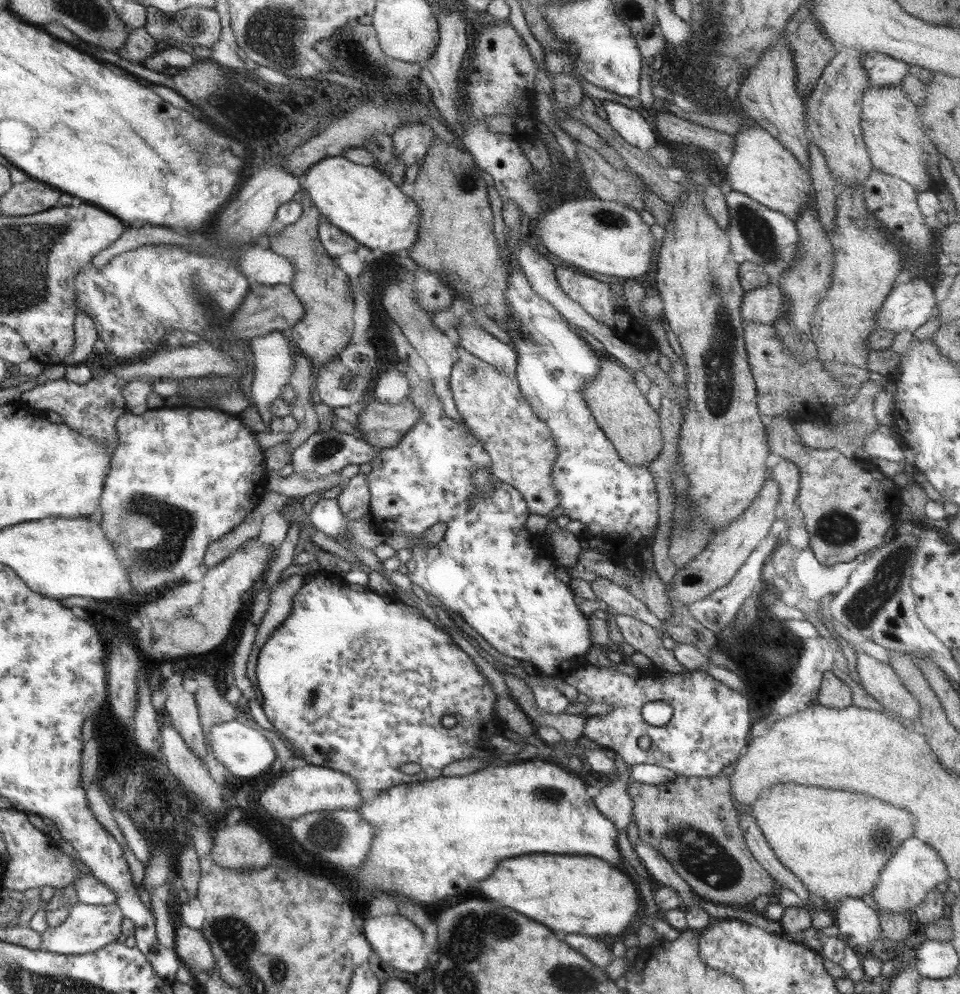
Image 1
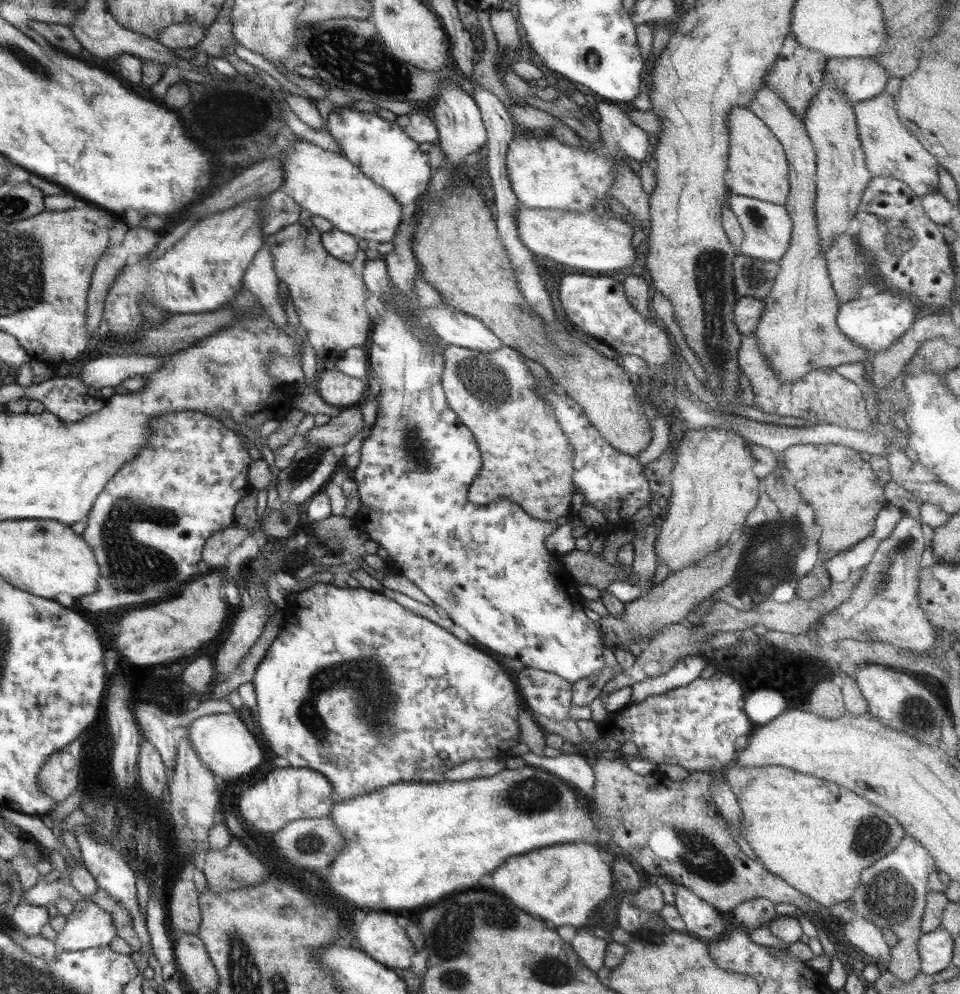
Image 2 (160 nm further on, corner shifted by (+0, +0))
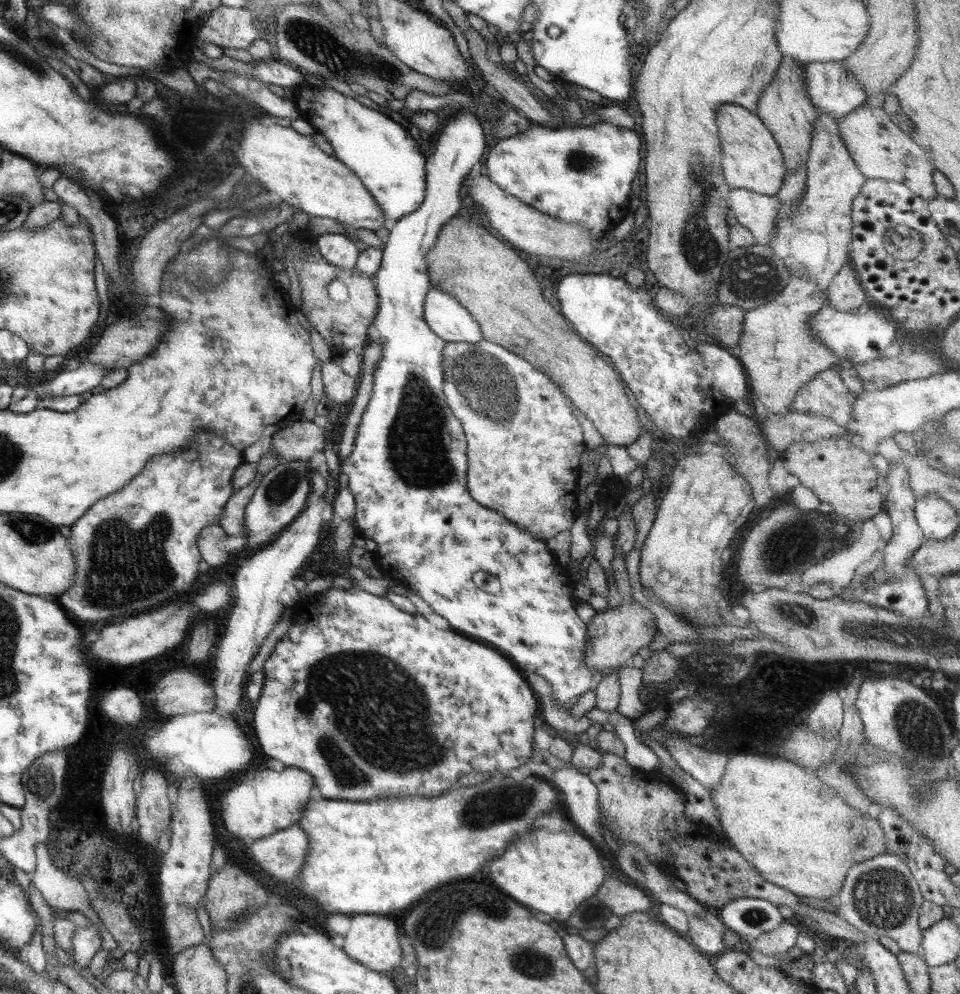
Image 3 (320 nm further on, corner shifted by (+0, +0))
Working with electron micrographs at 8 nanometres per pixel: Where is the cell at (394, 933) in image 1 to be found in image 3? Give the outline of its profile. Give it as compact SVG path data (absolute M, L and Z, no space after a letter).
M354 916L343 940L346 954L370 970L385 973L402 960L398 924L386 916Z

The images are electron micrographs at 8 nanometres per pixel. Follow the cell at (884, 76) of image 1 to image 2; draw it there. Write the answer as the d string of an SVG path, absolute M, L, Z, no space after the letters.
M873 57L829 58L825 64L824 81L833 82L854 105L877 97L889 78Z

